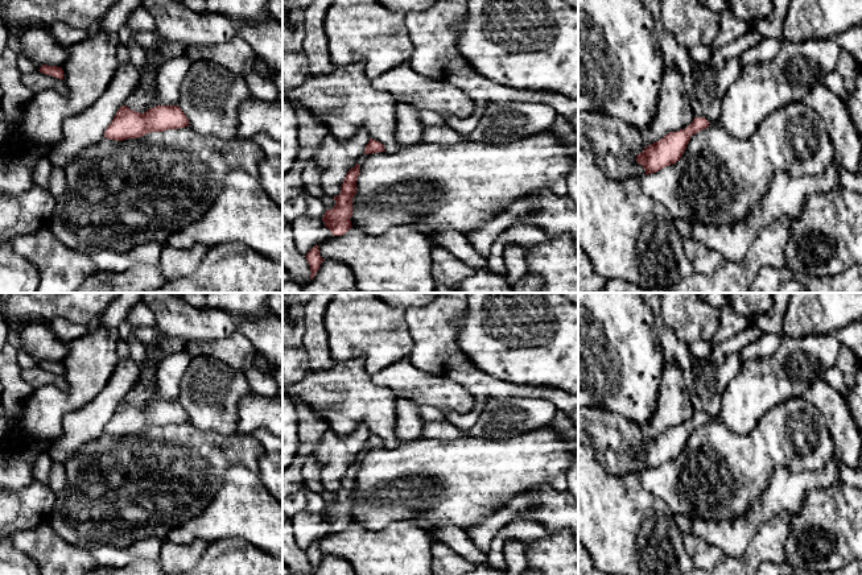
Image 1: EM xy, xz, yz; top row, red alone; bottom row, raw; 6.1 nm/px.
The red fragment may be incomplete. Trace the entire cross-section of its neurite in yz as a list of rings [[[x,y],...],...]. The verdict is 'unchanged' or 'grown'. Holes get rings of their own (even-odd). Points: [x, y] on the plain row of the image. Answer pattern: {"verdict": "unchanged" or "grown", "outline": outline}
{"verdict": "unchanged", "outline": [[[694,413],[685,425],[669,427],[659,437],[644,443],[636,451],[636,458],[644,463],[646,471],[673,460],[681,454],[690,433],[708,422],[709,417],[705,413]]]}

